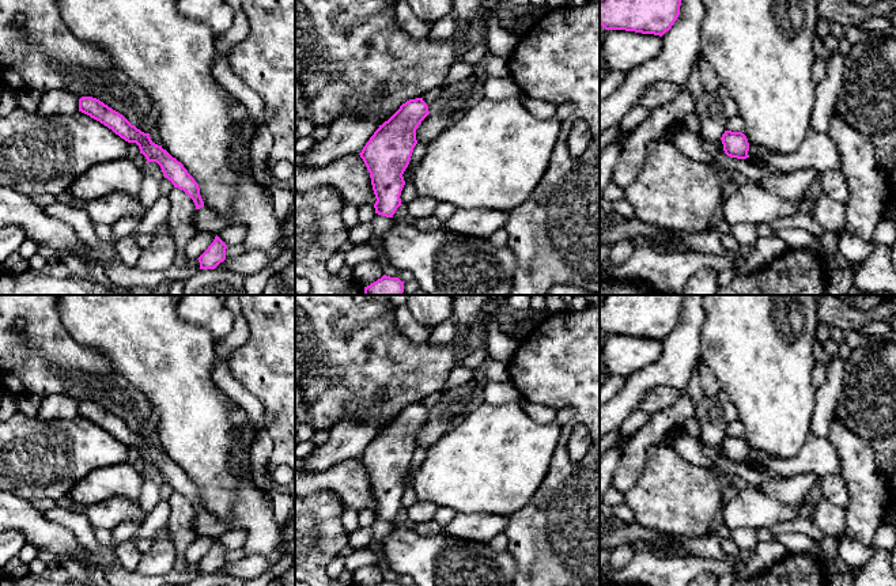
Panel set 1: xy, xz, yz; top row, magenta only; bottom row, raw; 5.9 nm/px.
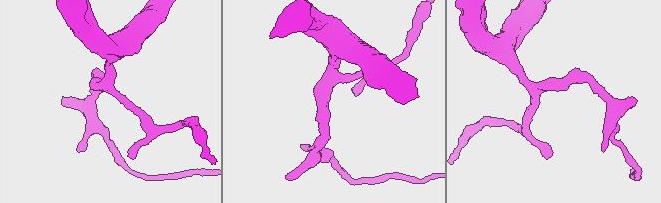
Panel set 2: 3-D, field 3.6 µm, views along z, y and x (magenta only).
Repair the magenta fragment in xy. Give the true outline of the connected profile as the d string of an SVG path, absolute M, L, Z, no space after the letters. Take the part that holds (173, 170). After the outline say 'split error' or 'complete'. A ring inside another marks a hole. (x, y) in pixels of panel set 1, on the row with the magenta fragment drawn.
M82 97L79 99L79 111L99 121L125 141L136 143L140 148L140 154L145 156L147 163L156 162L160 166L165 178L167 178L174 188L184 190L193 200L196 209L204 207L199 184L181 162L173 158L162 148L162 145L158 145L151 140L150 133L141 132L122 114L92 97Z; complete

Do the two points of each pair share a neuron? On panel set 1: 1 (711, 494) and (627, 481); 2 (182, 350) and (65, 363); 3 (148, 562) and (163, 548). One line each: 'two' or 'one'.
1: two
2: two
3: one

